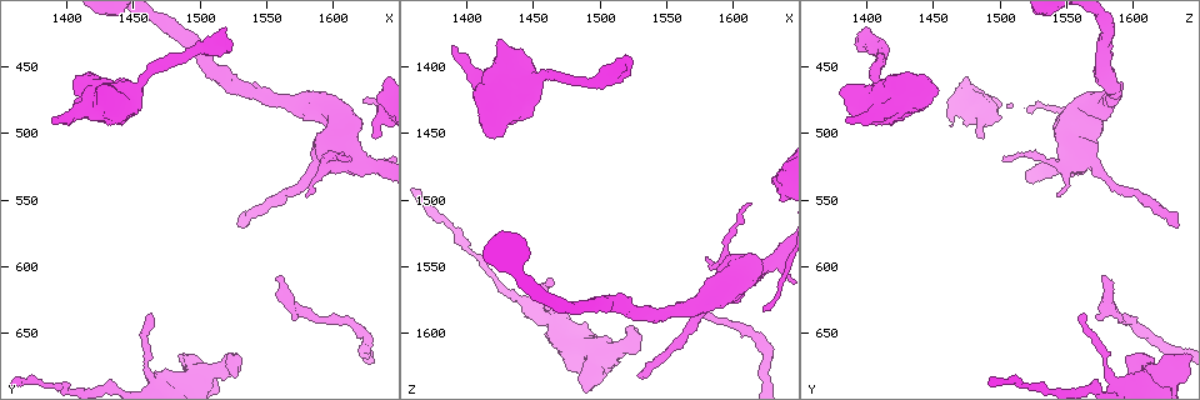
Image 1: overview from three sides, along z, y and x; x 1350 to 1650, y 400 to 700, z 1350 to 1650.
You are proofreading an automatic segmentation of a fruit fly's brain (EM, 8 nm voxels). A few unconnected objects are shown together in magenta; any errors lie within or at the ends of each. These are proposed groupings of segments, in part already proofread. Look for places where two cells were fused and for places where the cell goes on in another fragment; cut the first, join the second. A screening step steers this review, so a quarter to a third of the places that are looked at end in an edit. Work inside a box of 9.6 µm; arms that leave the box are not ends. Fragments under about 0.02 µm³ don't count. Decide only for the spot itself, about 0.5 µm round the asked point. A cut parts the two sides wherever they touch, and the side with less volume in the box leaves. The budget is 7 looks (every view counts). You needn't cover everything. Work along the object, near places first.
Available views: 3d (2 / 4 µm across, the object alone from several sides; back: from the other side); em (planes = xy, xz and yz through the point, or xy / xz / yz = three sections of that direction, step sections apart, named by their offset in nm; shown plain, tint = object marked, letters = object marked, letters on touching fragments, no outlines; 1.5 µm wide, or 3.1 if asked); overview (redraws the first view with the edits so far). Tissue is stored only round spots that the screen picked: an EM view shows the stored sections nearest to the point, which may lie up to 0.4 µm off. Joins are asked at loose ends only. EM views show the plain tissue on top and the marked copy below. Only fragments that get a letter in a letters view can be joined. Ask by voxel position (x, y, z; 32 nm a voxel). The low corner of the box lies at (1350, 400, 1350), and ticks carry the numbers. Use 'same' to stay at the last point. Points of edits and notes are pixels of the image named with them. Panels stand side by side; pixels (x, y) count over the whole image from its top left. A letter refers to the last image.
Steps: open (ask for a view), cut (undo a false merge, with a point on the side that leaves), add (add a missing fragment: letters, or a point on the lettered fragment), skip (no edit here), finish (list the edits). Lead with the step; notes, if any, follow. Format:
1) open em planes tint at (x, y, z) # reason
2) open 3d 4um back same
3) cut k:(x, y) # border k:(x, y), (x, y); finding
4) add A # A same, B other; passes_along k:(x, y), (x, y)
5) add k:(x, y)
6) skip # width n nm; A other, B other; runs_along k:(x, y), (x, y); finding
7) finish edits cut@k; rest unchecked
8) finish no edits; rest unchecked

open 3d 4um at (1522, 436, 1394) # free end

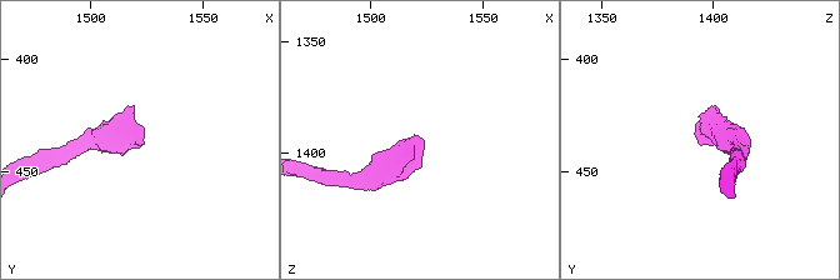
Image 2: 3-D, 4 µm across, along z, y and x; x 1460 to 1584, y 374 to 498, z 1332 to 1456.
open em planes letters at (1521, 439, 1395)

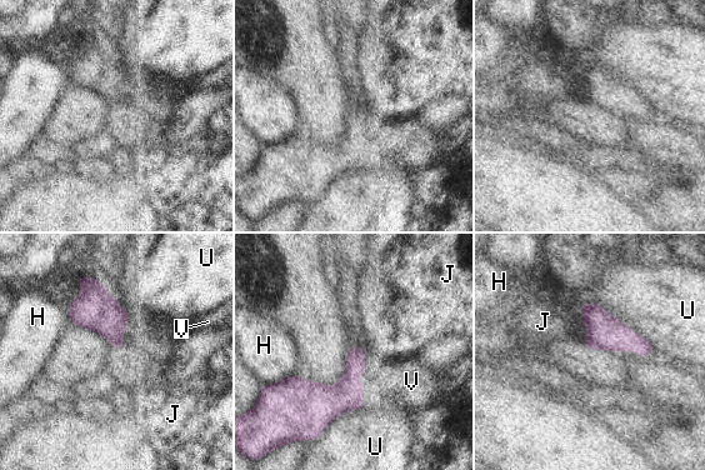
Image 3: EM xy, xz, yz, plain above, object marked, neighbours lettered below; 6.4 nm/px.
add V # longest_contact U 550 nm; H other, J other, U other, V same; the cell continues

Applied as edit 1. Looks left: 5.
open overview # see it whole again

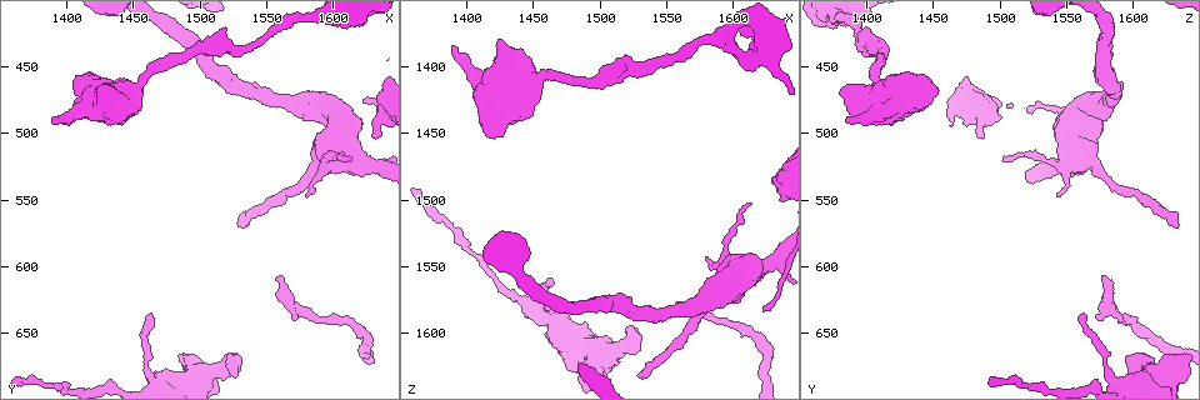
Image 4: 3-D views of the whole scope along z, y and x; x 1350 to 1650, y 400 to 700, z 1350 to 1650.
open em planes letters at (1518, 670, 1596) # stops while still wide

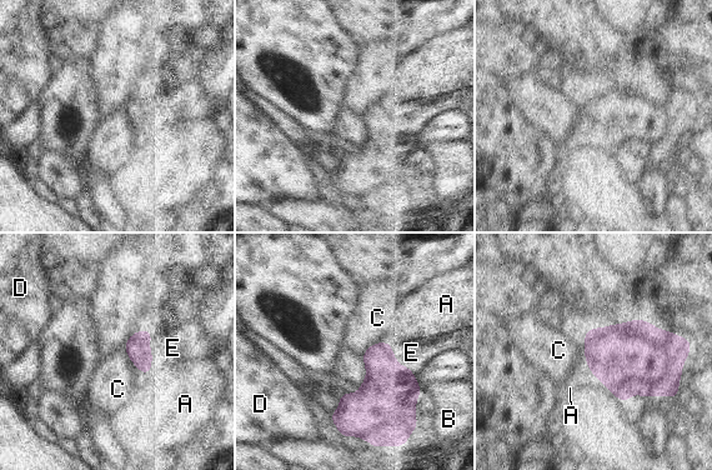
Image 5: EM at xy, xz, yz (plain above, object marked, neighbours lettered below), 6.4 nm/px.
add E # A other, B other, C other, D other, E same; the cell continues

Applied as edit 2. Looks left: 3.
open overview

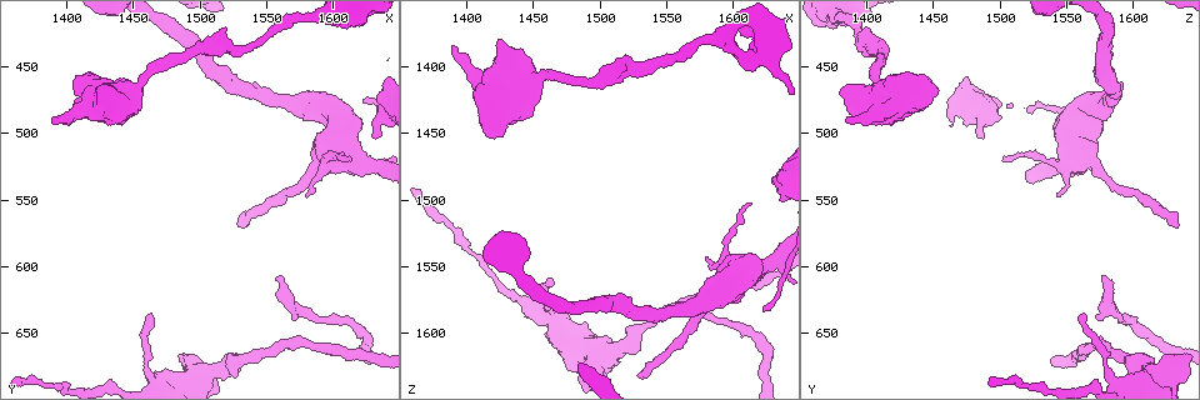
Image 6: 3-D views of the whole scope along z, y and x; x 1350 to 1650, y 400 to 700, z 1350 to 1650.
open 3d 2um back at (1556, 606, 1578) # an open end

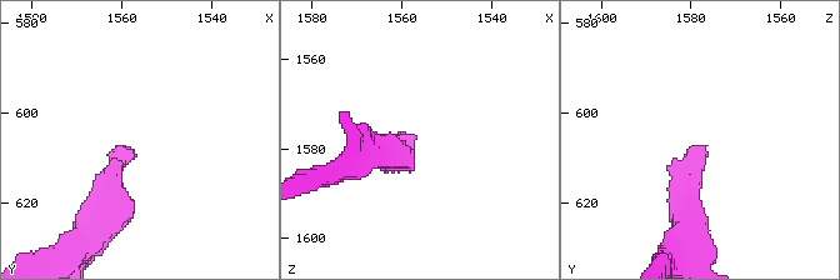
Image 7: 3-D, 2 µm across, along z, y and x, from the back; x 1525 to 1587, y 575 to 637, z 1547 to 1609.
open em planes letters at (1557, 608, 1577)

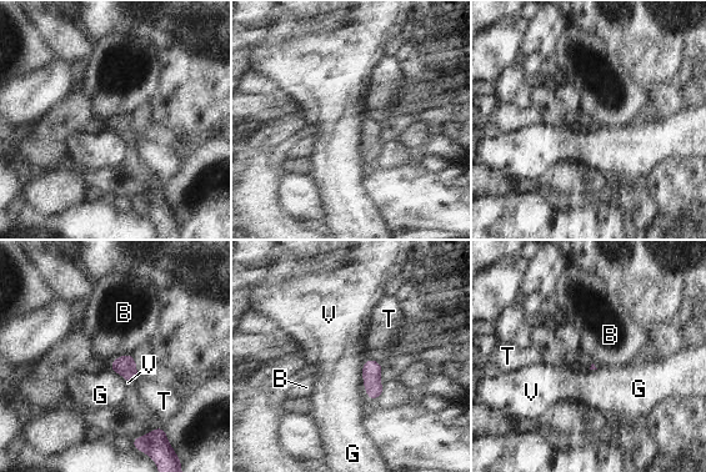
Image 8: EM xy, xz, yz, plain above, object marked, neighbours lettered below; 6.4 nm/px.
skip # B other, G other, T other, V other; border 8:(130, 354), (123, 354), (114, 360); no lettered fragment goes on from it

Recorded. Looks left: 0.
finish edits add@3, add@5; rest unchecked

